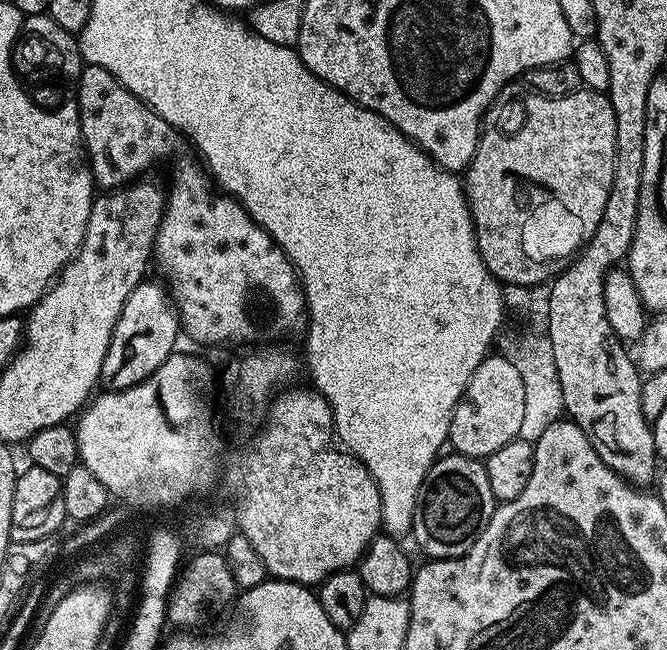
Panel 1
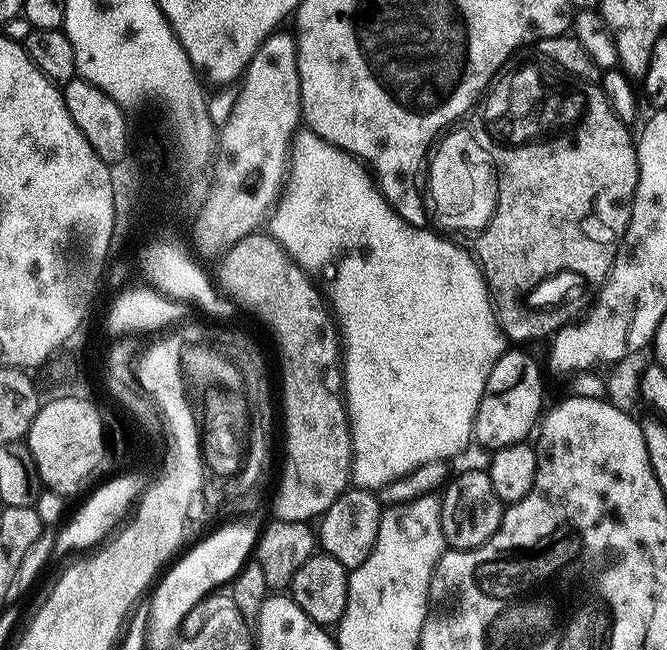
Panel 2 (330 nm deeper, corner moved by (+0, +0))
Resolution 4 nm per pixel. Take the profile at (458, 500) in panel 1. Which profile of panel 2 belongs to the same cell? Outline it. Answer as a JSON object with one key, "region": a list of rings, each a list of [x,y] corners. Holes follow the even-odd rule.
{"region":[[[472,468],[461,476],[455,476],[447,481],[440,496],[442,534],[449,549],[465,552],[482,546],[496,533],[504,517],[505,505],[498,498],[498,494],[494,494],[494,482],[490,482],[487,471],[480,469],[479,472]]]}

